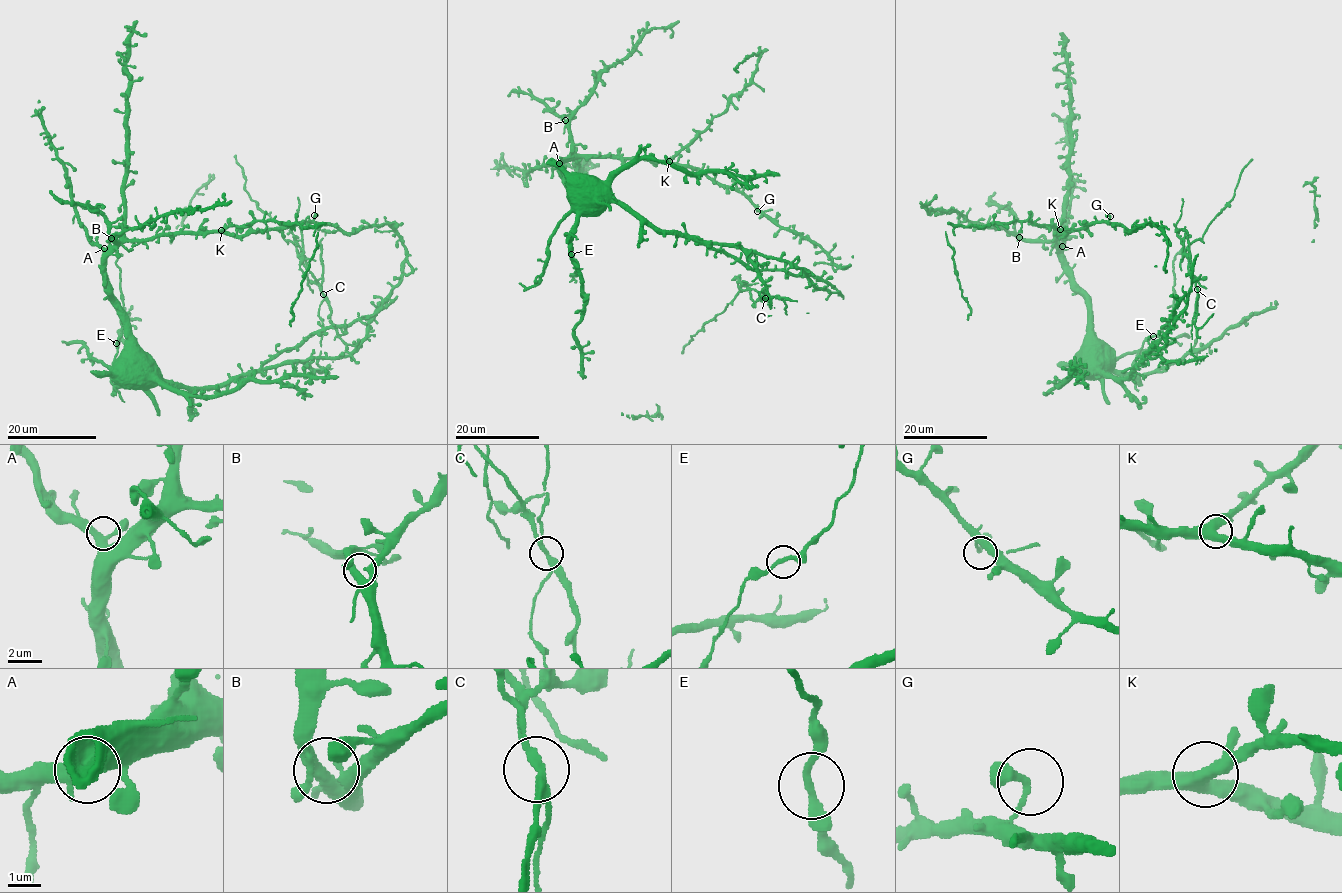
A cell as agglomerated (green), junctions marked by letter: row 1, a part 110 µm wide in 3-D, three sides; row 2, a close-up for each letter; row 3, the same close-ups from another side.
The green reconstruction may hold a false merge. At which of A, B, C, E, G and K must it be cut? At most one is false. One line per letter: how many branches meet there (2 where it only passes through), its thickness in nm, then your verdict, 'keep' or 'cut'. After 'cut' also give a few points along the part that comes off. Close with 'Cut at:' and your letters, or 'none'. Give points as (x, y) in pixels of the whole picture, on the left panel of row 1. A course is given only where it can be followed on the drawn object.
A: branches 3; calibre 380 nm; keep
B: branches 3; calibre 360 nm; keep
C: branches 3; calibre 240 nm; cut; course (322, 293), (297, 248), (286, 240), (280, 226), (251, 199), (234, 155)
E: branches 2; calibre 240 nm; keep
G: branches 2; calibre 260 nm; keep
K: branches 3; calibre 480 nm; keep
Cut at: C

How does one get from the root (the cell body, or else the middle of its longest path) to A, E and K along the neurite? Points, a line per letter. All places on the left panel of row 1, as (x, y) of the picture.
A: (134, 373), (140, 366), (140, 347), (132, 335), (128, 316), (108, 283), (104, 248)
E: (134, 373), (140, 377), (138, 380), (112, 384), (111, 369), (116, 343)
K: (134, 373), (140, 366), (140, 347), (132, 335), (128, 316), (108, 283), (104, 260), (125, 241), (221, 230)

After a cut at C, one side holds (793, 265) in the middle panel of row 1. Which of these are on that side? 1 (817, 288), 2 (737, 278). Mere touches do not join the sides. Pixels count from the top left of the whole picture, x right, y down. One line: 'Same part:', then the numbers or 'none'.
Same part: 1

